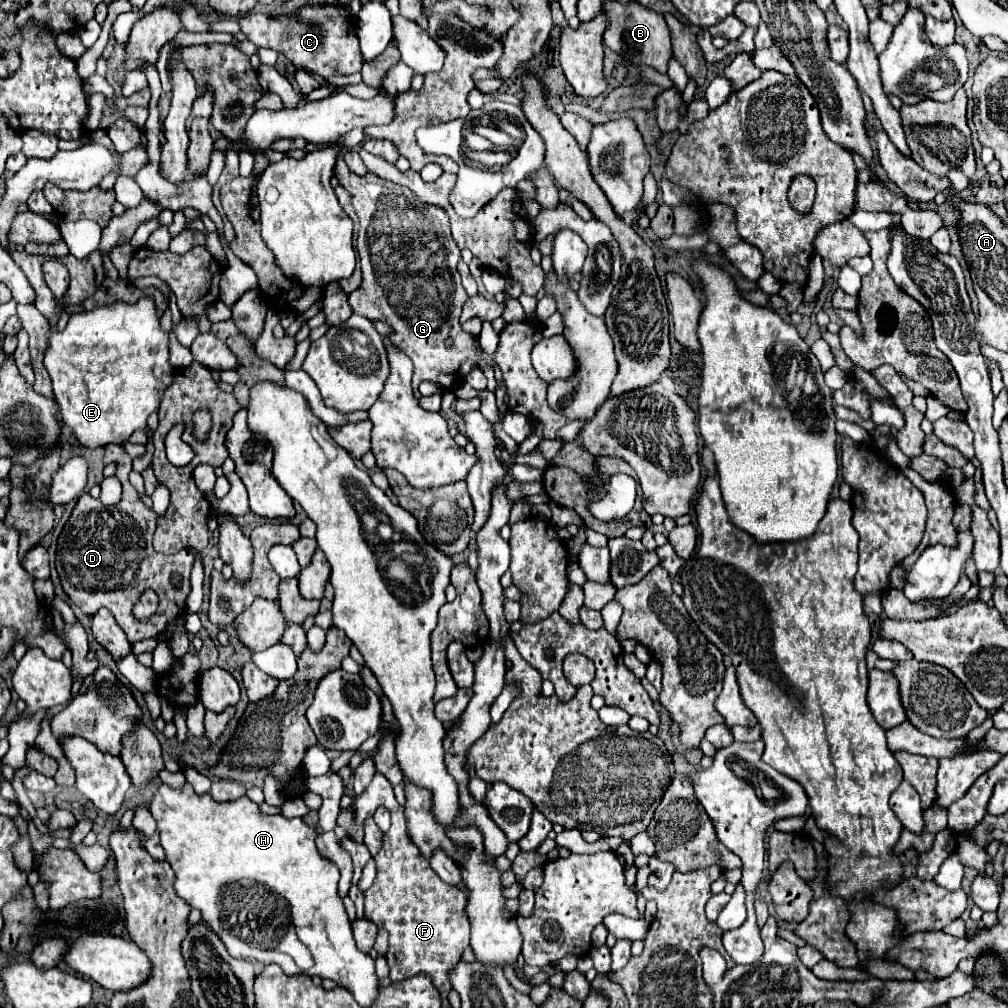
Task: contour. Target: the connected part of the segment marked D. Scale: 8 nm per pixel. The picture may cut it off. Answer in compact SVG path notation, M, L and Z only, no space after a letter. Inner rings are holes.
M110 444L106 446L104 464L112 462L116 464L116 476L124 486L122 500L116 506L104 506L90 494L80 496L72 516L68 518L58 538L56 570L62 588L72 604L76 604L88 616L94 616L102 606L108 608L120 628L128 634L128 640L140 642L144 638L160 636L166 630L168 622L186 612L186 598L190 594L190 570L194 566L196 554L192 550L182 550L174 556L164 556L152 548L158 514L138 498L134 486L128 482L132 458L124 452L122 446ZM172 572L180 572L180 576L184 578L178 590L170 584ZM148 588L152 588L162 600L162 618L136 620L132 614L134 602L138 602L142 592Z

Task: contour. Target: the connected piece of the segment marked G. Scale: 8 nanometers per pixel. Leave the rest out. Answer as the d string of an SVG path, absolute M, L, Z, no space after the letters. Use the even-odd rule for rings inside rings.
M342 158L334 164L334 176L338 182L350 192L354 212L360 220L358 230L358 254L360 254L360 266L362 266L362 282L358 290L354 290L348 296L350 308L356 314L362 314L366 318L376 318L392 326L390 340L404 350L410 360L414 362L414 376L412 376L412 388L416 390L422 380L430 380L442 388L456 388L464 382L466 374L470 374L472 368L478 366L478 352L480 342L478 336L472 336L462 330L458 318L462 312L462 306L468 300L466 290L460 284L460 274L456 270L456 264L460 260L460 250L450 234L450 220L446 212L440 206L422 204L408 188L402 188L390 180L382 180L374 174L358 176L354 174ZM446 338L454 338L454 348L446 348Z

